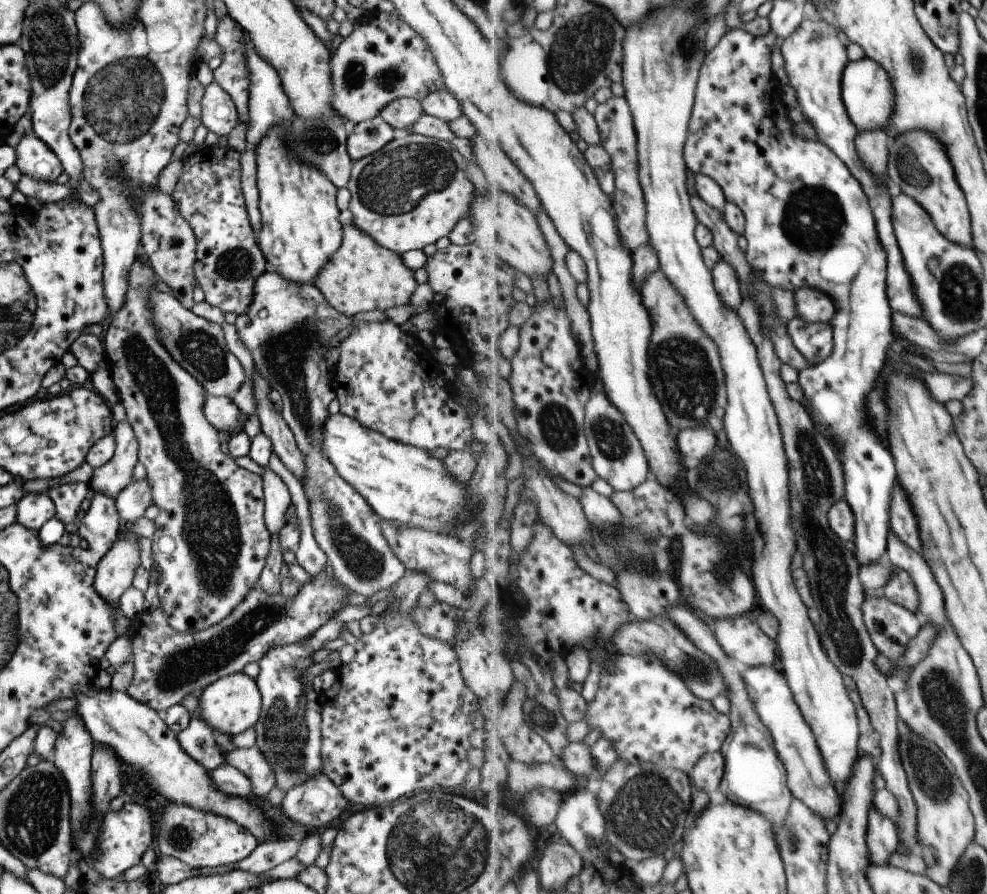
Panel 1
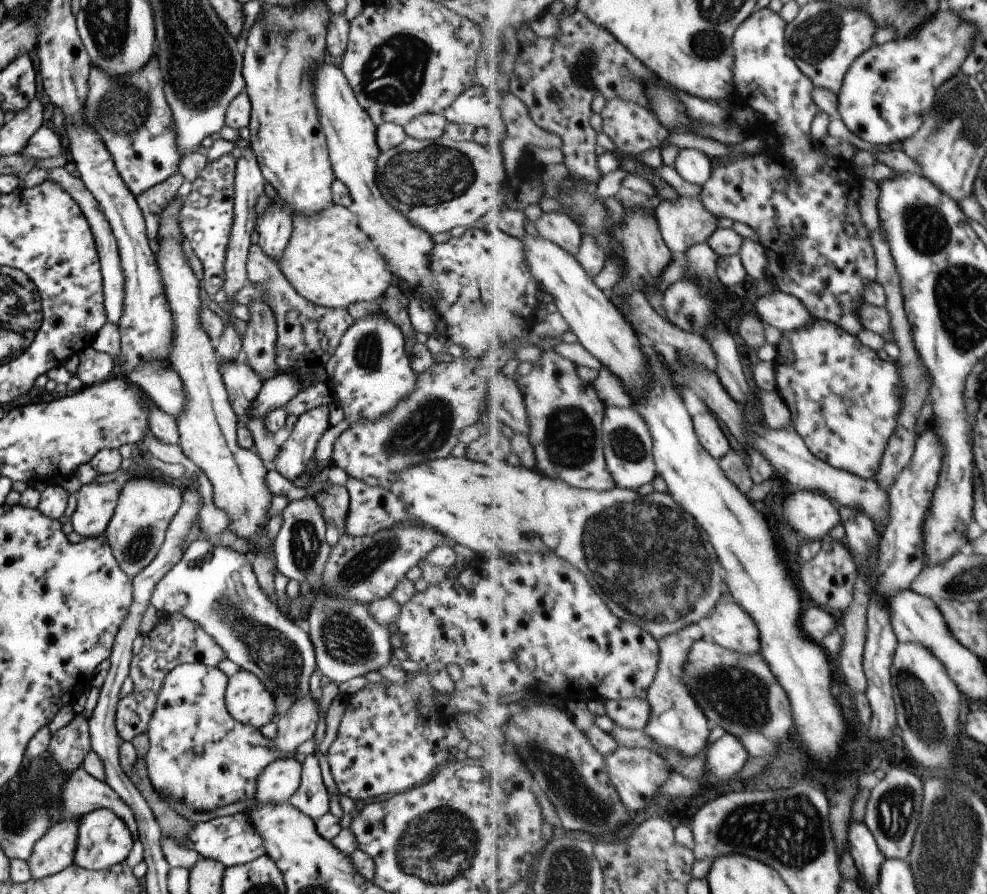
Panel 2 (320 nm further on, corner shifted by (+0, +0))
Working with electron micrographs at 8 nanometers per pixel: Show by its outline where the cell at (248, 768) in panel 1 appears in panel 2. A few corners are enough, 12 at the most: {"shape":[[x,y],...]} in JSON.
{"shape":[[309,693],[275,719],[271,746],[299,757],[312,738],[317,708]]}

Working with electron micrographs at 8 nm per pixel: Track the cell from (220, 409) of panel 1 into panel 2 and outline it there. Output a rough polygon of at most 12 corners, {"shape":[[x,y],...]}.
{"shape":[[167,360],[139,364],[124,376],[177,420],[183,384]]}

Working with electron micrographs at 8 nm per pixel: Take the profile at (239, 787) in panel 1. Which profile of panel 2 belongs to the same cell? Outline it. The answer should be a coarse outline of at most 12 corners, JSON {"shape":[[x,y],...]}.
{"shape":[[300,757],[278,759],[255,780],[254,800],[283,803],[299,787]]}

